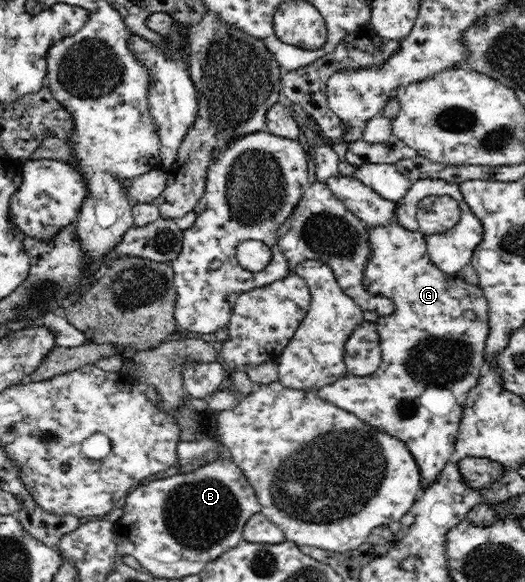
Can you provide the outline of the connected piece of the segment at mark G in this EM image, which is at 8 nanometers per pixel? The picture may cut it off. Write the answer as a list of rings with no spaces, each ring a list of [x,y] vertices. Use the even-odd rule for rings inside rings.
[[[429,196],[418,204],[417,232],[398,223],[368,228],[370,256],[364,268],[364,287],[373,295],[389,298],[395,307],[393,314],[378,316],[376,320],[382,362],[368,376],[347,373],[317,390],[322,400],[404,441],[419,465],[422,490],[438,478],[452,457],[468,391],[479,383],[479,377],[486,369],[485,342],[489,335],[489,309],[483,289],[479,285],[466,283],[460,275],[442,272],[427,255],[428,236],[447,232],[460,218],[460,206],[450,196]]]

